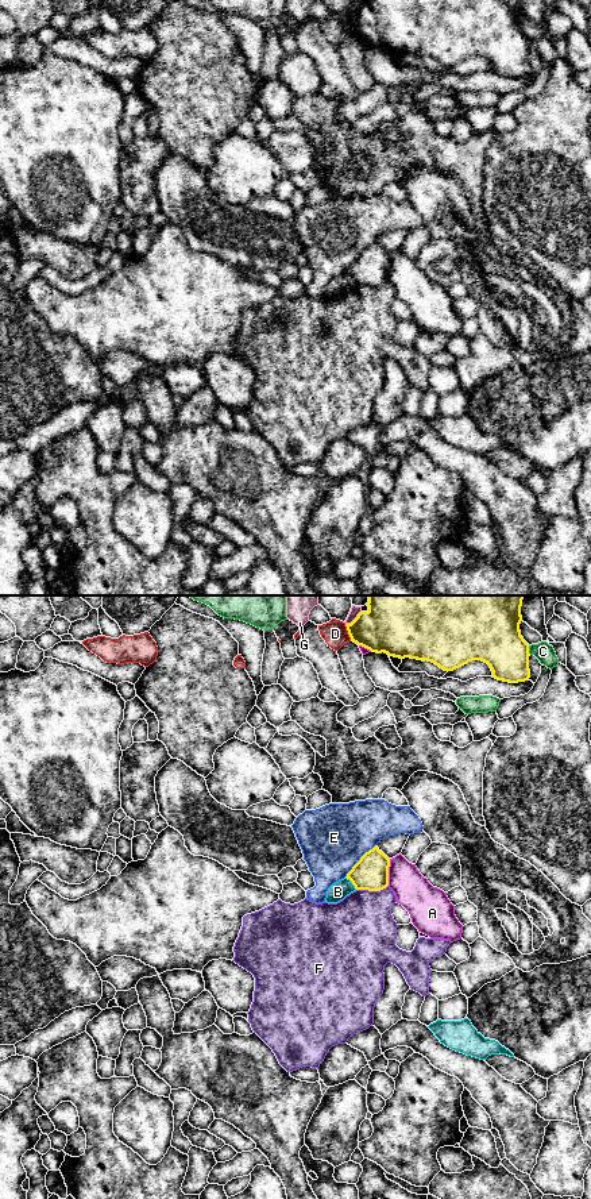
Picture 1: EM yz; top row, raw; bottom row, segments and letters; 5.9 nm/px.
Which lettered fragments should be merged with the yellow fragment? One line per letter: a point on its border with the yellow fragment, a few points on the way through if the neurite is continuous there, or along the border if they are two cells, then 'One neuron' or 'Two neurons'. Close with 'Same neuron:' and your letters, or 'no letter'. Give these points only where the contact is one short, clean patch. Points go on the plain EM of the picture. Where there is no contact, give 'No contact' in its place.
A: Touches yellow at yz (387, 268). Two neurons
B: Touches yellow at yz (352, 278). Boundary: yz (346, 272), (356, 284). Two neurons
C: Touches yellow at yz (528, 45). Two neurons
D: Touches yellow at yz (348, 29). Two neurons
E: Touches yellow at yz (359, 255). Two neurons
F: Touches yellow at yz (371, 285). Two neurons
G: Touches yellow at yz (355, 14). Two neurons
Same neuron: no letter

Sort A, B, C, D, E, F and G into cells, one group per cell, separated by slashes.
A / B / C / D / E / F / G

